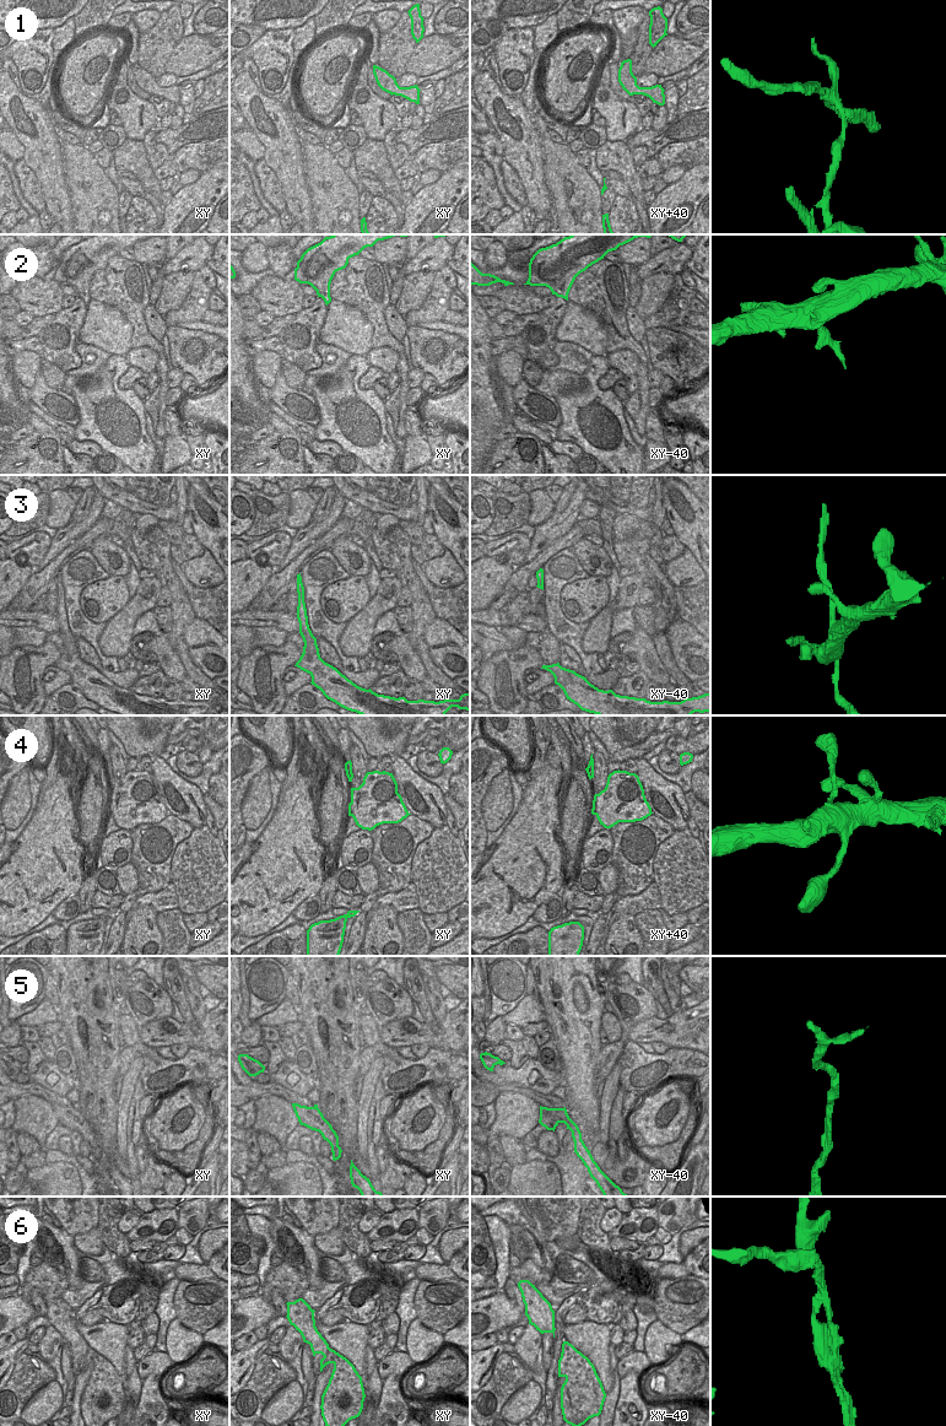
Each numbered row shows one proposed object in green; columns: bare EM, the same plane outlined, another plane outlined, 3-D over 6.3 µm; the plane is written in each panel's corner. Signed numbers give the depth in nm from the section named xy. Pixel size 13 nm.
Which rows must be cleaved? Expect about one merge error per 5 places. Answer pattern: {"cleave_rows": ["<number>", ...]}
{"cleave_rows": ["1", "3", "6"]}

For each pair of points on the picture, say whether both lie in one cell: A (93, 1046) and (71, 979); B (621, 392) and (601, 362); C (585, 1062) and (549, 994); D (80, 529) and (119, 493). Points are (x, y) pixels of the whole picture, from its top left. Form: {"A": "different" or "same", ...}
{"A": "same", "B": "different", "C": "same", "D": "different"}

